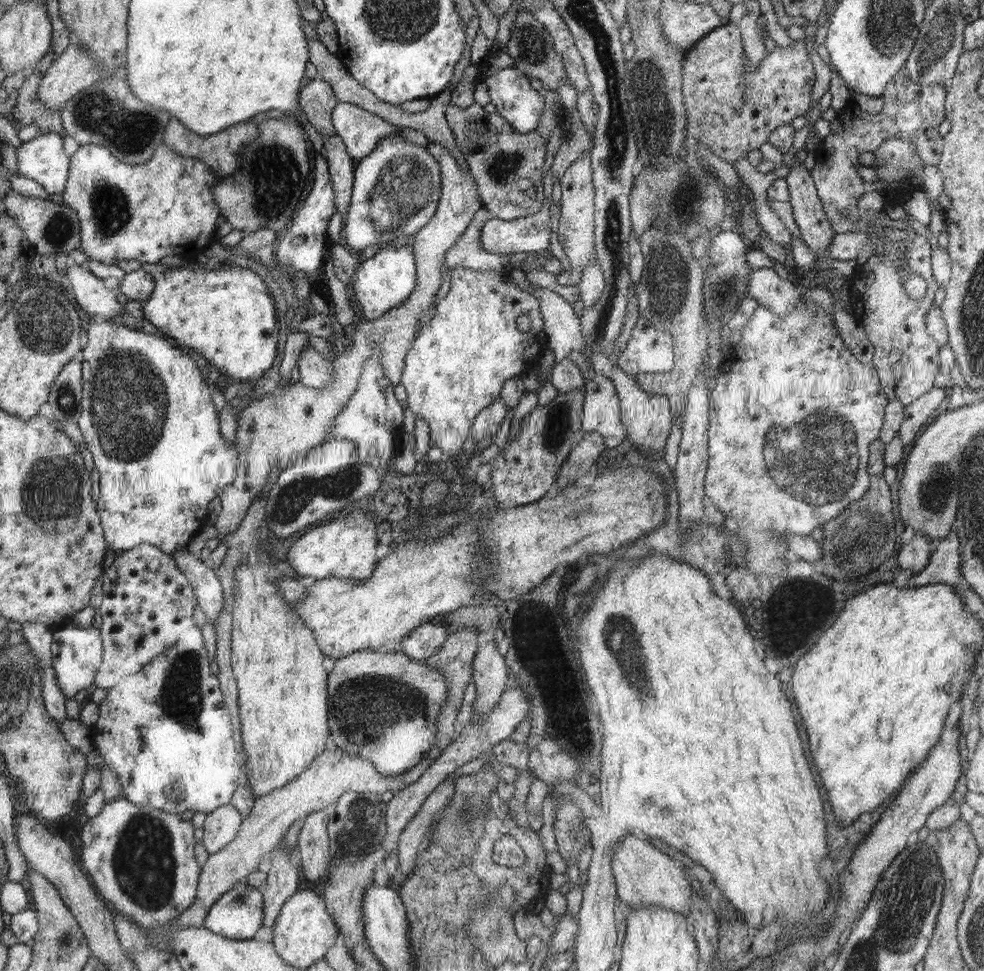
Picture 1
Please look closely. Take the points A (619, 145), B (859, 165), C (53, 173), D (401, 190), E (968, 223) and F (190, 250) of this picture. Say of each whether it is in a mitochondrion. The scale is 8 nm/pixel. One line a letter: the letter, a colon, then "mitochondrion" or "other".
A: mitochondrion
B: other
C: other
D: mitochondrion
E: other
F: other

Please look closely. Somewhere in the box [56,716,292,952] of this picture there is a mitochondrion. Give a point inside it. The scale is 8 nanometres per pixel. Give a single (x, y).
(144, 865)

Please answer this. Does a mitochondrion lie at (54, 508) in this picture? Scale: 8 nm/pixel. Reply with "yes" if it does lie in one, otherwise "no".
yes

